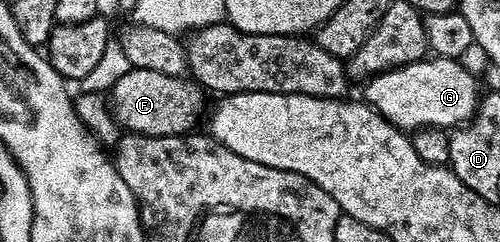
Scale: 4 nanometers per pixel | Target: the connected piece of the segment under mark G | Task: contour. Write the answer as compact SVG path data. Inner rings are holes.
M425 57L416 63L395 67L375 75L373 79L363 84L364 95L368 106L375 107L379 115L386 121L393 123L405 133L411 133L418 127L443 127L455 129L468 122L476 114L480 105L482 90L480 83L463 67L460 59L442 59L439 57Z

